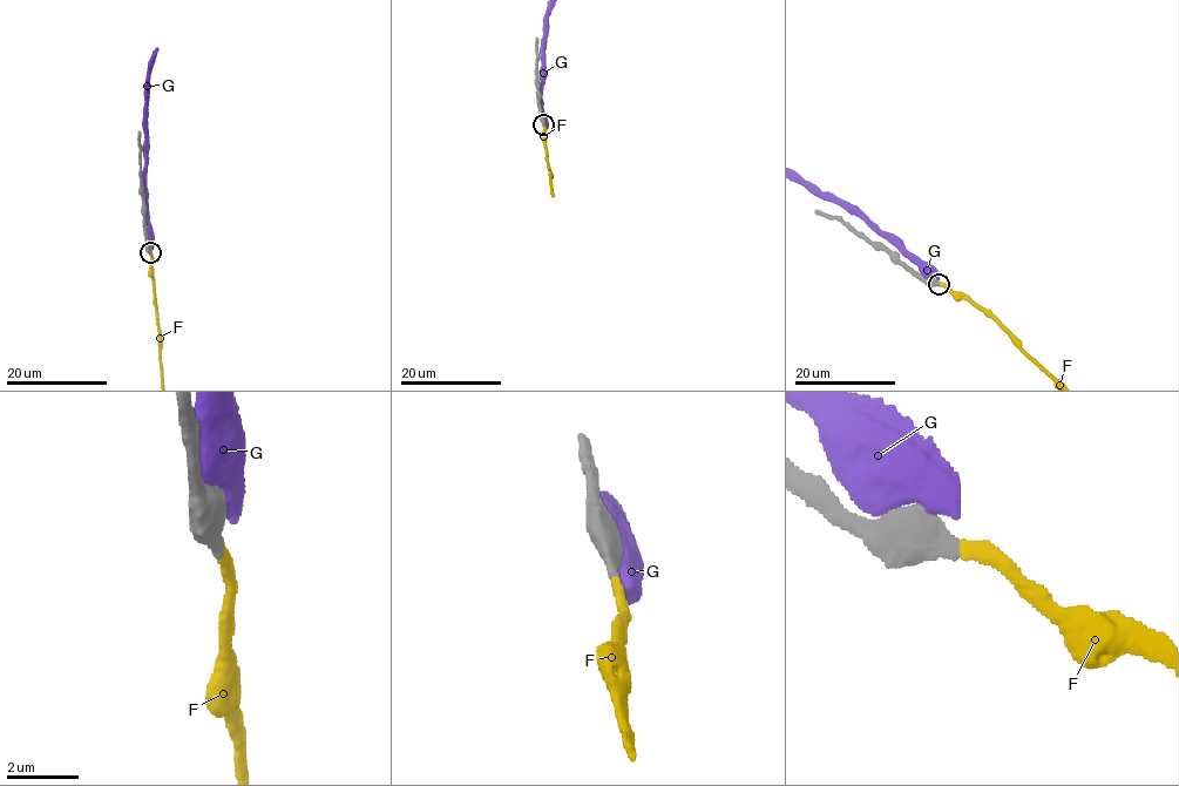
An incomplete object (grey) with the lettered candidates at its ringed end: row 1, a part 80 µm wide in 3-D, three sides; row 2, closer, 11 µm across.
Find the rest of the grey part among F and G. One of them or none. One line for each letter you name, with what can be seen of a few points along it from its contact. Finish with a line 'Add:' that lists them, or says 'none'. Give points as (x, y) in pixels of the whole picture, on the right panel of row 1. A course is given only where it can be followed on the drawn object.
Add: F

